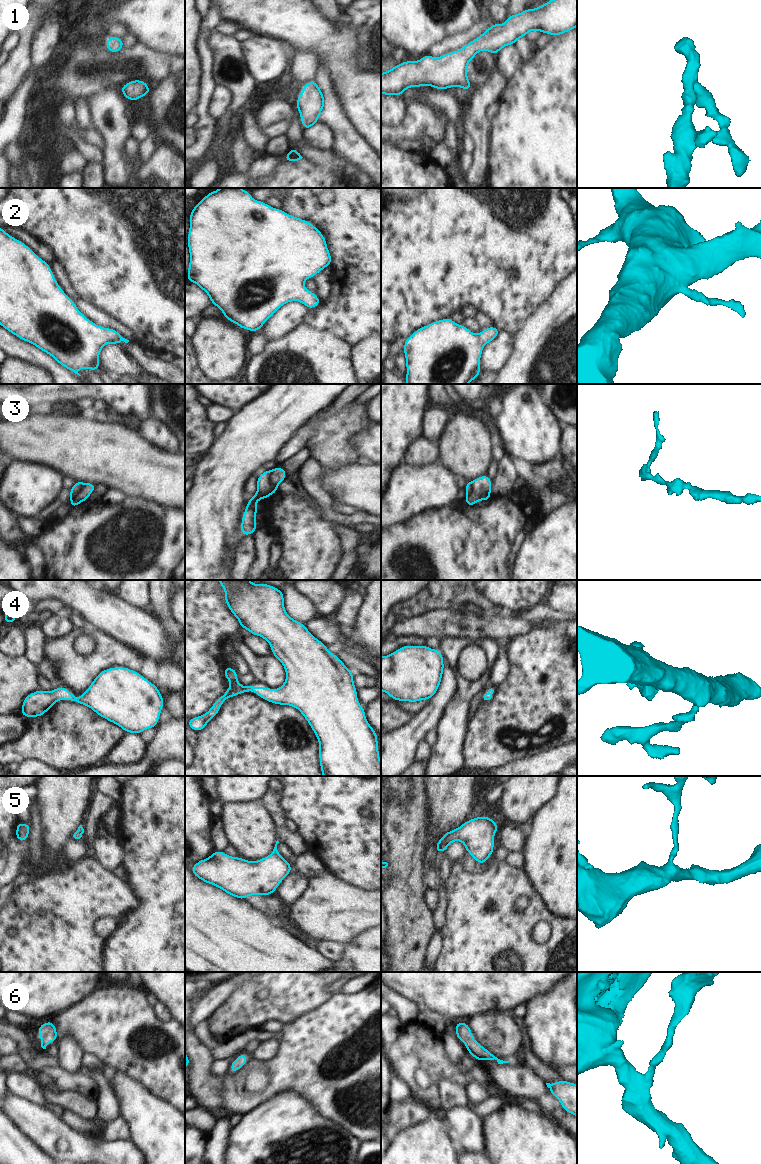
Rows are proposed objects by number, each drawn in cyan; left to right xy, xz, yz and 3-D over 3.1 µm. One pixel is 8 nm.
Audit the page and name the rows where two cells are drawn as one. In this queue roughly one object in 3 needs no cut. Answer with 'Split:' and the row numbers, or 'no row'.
Split: 3.

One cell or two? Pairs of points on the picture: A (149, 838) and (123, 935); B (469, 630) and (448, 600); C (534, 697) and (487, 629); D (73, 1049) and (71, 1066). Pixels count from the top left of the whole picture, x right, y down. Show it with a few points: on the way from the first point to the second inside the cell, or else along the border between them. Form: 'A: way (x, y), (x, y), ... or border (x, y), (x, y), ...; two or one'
A: way (149, 862), (149, 909), (147, 911); one
B: border (458, 609), (431, 610); two
C: border (527, 631), (517, 634), (506, 641); two
D: way (71, 1053), (71, 1062); one

